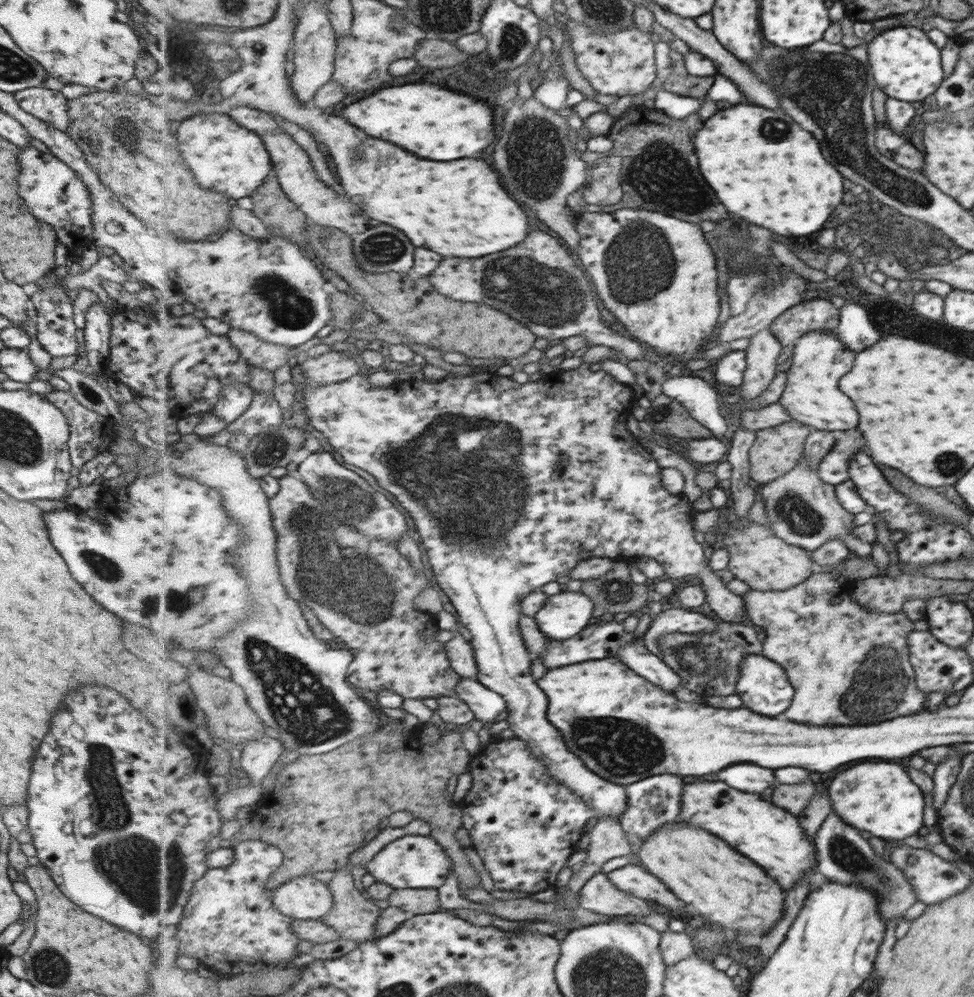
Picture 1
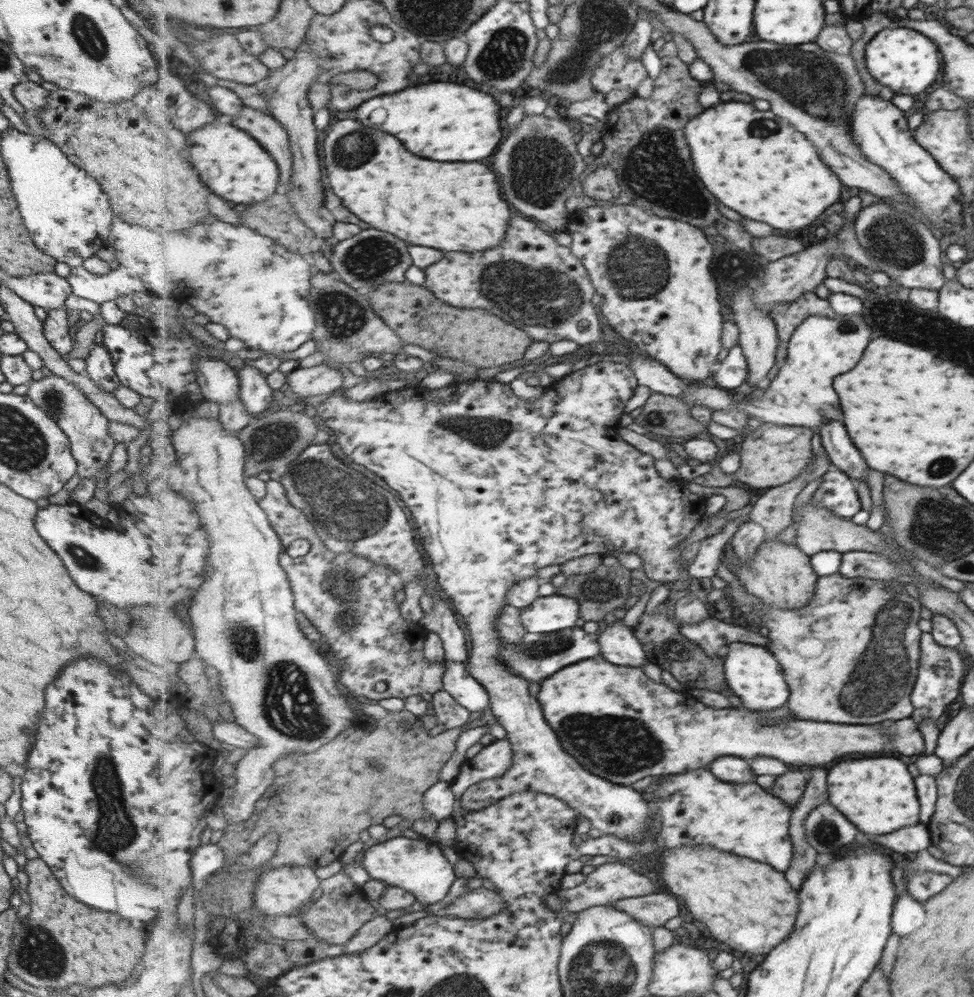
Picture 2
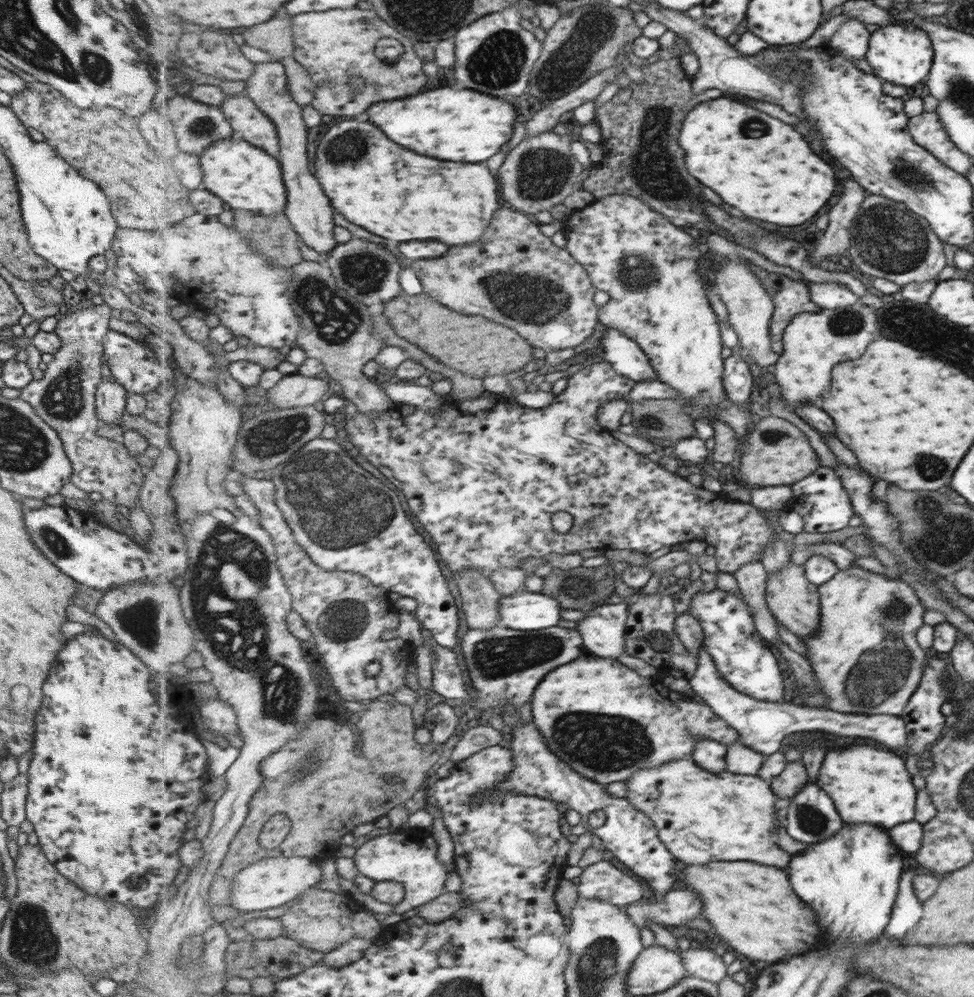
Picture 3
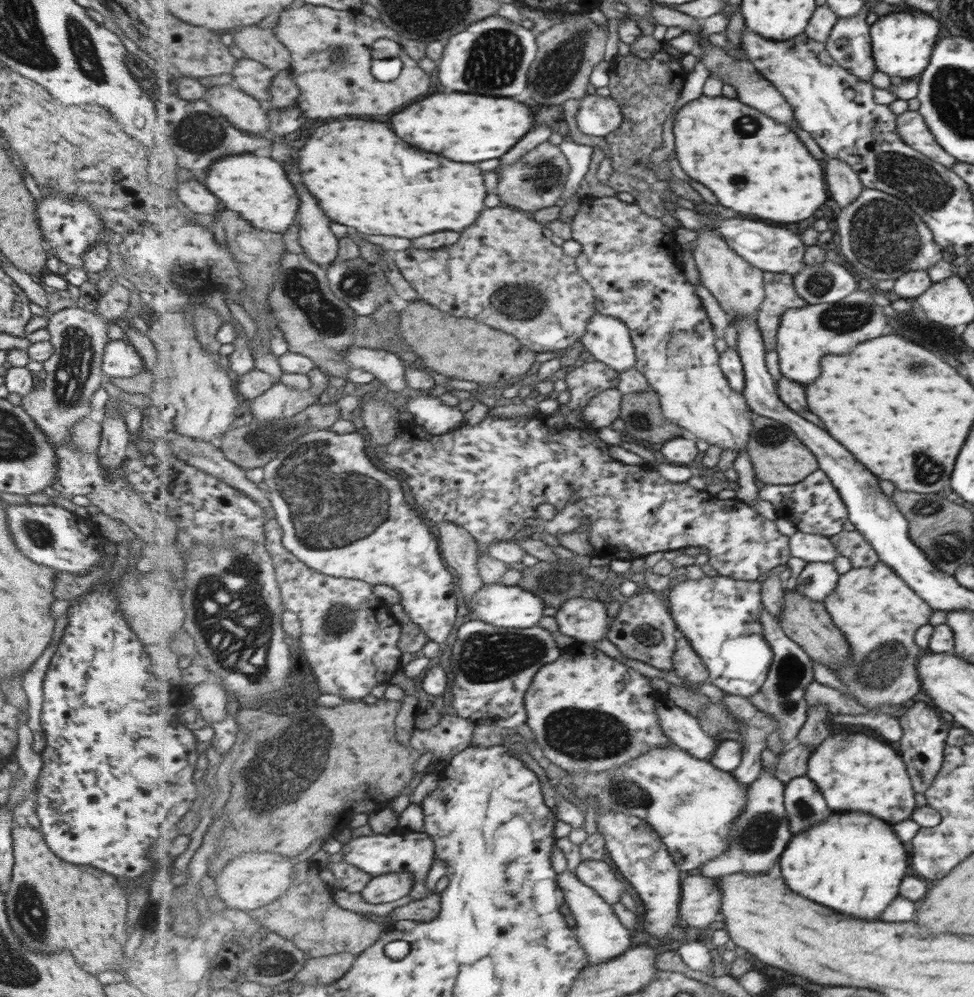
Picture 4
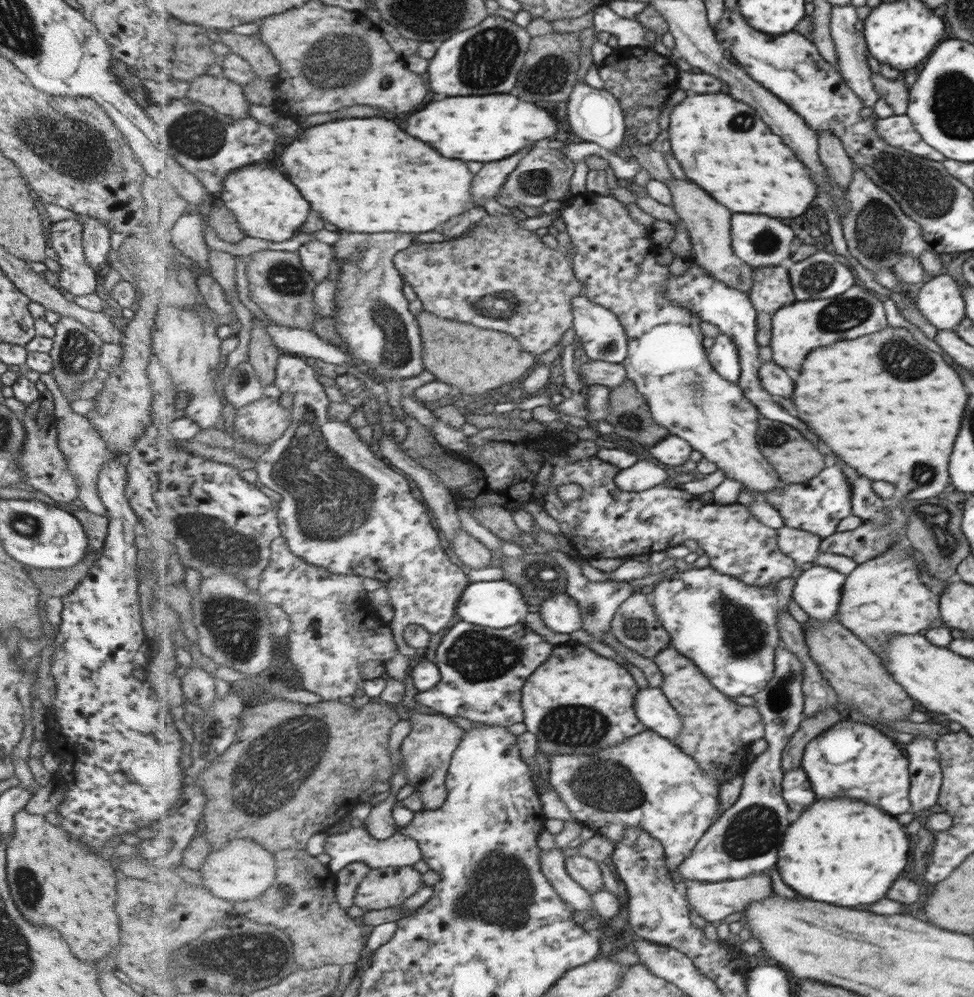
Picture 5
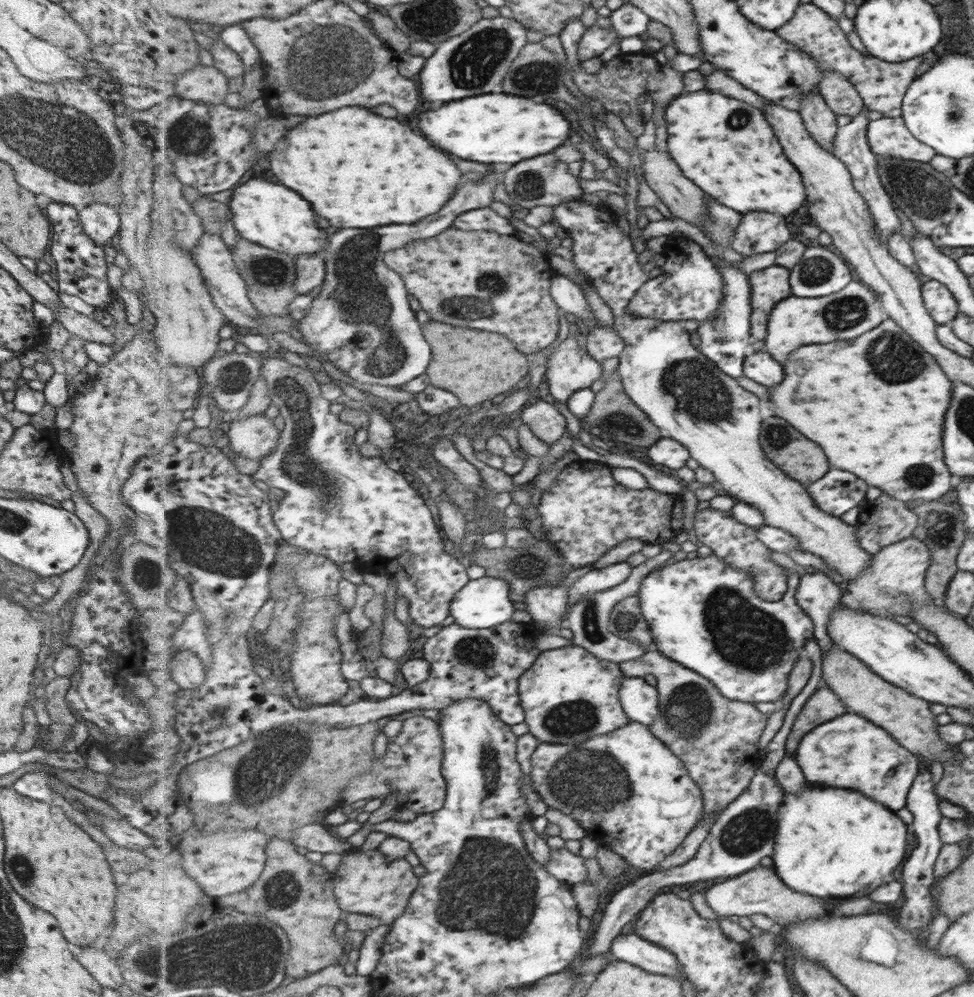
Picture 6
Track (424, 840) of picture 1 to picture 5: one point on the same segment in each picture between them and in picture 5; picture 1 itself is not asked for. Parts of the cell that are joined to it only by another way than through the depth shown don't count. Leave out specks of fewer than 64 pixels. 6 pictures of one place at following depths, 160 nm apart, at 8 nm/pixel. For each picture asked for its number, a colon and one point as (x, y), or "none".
2: (420, 866)
3: (413, 859)
4: (414, 852)
5: (355, 845)

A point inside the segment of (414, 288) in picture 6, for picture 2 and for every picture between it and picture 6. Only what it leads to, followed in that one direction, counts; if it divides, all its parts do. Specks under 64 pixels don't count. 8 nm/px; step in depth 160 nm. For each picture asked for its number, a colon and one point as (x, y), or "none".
2: (533, 282)
3: (514, 271)
4: (529, 287)
5: (498, 264)

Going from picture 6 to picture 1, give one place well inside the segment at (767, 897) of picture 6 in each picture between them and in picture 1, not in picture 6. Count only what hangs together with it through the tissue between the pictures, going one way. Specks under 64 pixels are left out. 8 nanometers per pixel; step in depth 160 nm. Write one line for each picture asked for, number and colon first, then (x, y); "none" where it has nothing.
1: (599, 894)
2: (655, 910)
3: (677, 908)
4: (701, 898)
5: (713, 901)

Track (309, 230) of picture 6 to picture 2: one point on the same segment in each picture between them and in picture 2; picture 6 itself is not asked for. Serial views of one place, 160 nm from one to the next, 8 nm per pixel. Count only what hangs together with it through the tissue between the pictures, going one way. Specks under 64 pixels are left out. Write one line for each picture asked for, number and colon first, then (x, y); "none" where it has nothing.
2: (234, 164)
3: (246, 177)
4: (256, 187)
5: (267, 205)

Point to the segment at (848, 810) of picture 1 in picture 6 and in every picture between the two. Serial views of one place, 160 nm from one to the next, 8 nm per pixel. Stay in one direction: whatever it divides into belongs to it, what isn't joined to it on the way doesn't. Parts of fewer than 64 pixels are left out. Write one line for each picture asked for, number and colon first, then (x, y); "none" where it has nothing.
2: (877, 793)
3: (869, 785)
4: (855, 772)
5: (851, 759)
6: (847, 752)

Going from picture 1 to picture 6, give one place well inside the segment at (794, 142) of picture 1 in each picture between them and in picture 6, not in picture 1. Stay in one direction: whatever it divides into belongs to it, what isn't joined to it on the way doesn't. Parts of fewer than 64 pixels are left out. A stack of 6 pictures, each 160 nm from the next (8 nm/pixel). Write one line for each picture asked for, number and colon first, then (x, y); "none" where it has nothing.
2: (776, 176)
3: (776, 177)
4: (754, 165)
5: (723, 145)
6: (726, 146)

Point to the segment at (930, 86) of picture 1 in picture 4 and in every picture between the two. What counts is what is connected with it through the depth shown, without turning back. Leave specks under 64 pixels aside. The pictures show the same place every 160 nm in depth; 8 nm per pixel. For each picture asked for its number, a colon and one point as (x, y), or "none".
2: (902, 60)
3: (900, 54)
4: (901, 41)

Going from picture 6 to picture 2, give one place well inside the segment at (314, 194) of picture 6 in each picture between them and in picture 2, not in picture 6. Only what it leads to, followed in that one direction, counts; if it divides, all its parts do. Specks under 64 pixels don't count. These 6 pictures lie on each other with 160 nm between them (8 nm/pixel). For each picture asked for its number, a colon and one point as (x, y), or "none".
2: (454, 207)
3: (374, 182)
4: (366, 177)
5: (363, 174)

